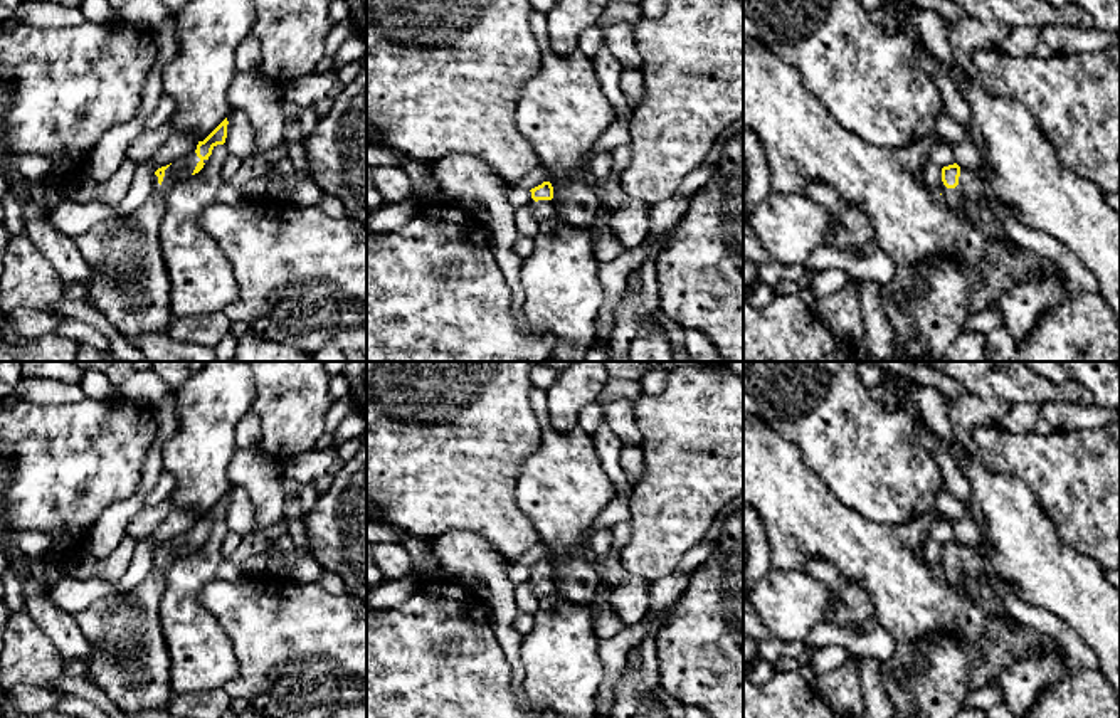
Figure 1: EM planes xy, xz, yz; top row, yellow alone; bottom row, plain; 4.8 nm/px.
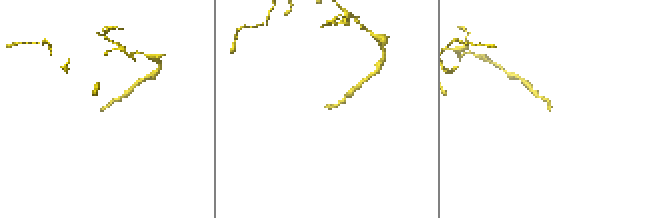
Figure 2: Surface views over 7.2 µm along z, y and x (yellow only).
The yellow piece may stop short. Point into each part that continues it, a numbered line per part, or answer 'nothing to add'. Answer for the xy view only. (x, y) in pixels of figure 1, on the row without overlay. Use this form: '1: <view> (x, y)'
1: xy (130, 663)

